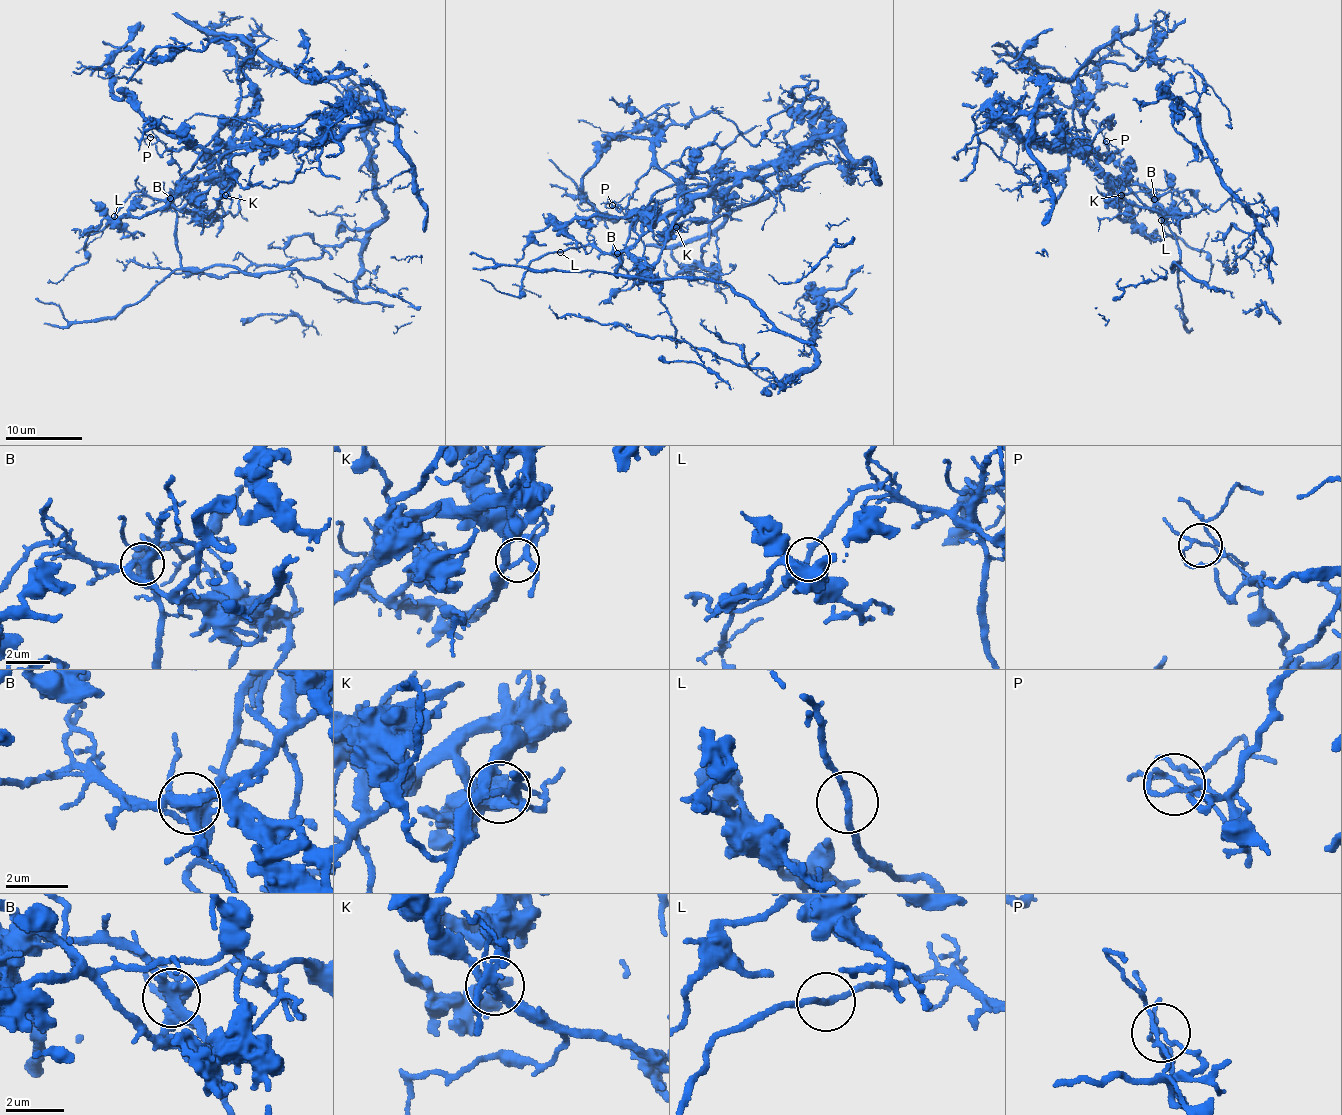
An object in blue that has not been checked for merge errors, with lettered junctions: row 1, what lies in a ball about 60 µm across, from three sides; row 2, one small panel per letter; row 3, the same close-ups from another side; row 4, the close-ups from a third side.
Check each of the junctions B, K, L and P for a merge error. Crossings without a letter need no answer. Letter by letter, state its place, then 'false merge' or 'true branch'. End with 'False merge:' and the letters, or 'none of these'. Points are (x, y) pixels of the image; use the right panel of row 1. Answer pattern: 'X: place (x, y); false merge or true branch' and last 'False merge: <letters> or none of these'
B: place (1154, 199); false merge
K: place (1121, 195); true branch
L: place (1161, 220); true branch
P: place (1106, 141); false merge
False merge: B, P

